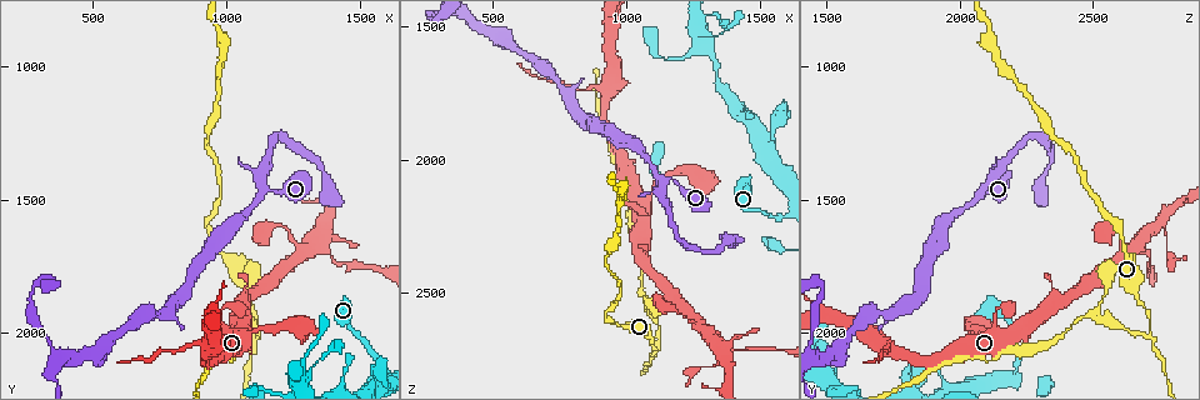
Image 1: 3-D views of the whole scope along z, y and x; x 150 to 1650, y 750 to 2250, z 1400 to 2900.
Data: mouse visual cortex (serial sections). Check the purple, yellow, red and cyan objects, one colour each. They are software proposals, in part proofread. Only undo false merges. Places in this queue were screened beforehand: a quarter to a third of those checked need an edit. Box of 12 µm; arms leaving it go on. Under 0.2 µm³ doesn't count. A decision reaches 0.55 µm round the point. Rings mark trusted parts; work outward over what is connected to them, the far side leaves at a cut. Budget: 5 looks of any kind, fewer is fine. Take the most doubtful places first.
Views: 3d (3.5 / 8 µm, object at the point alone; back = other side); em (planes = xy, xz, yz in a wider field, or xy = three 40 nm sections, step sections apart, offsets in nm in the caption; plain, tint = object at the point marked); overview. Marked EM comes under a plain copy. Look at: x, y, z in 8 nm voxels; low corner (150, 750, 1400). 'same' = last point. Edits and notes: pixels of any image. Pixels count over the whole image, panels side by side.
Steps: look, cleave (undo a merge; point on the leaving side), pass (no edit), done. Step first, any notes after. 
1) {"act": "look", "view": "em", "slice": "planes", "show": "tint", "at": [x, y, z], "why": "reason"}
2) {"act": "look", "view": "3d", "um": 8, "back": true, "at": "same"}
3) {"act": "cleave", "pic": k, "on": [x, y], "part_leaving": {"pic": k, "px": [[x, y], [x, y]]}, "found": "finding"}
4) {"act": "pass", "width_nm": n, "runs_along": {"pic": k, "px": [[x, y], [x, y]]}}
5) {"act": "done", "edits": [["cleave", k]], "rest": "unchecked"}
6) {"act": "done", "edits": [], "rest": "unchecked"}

{"act": "look", "view": "3d", "um": 3.5, "at": [1430, 1720, 2720], "why": "a narrow waist"}

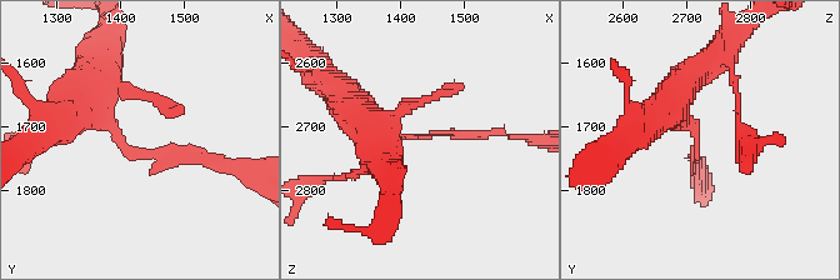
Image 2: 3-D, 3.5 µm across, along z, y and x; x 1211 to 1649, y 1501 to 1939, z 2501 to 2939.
{"act": "look", "view": "em", "slice": "xy", "step": 1, "show": "tint", "at": [1425, 1730, 2715], "arm_widths_nm": [150, 350], "why": "need the tissue"}

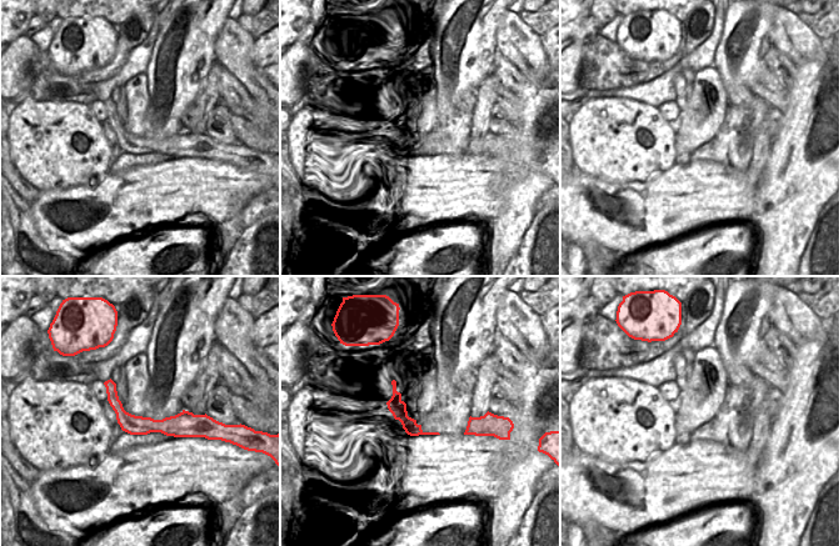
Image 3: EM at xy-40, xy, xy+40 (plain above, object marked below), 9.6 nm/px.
{"act": "pass", "runs_along": {"pic": 2, "px": [[71, 111], [129, 146], [216, 158]]}, "found": "all the same cell"}

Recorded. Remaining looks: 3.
{"act": "look", "view": "3d", "um": 3.5, "at": [1150, 1470, 2070], "why": "thin neck"}

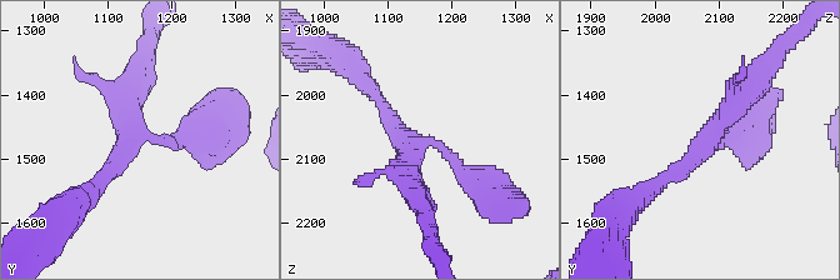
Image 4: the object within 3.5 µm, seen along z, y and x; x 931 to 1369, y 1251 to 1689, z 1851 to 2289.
{"act": "look", "view": "em", "slice": "planes", "show": "tint", "at": [1140, 1465, 2075], "arms": 3, "arm_widths_nm": [200, 250, 350]}

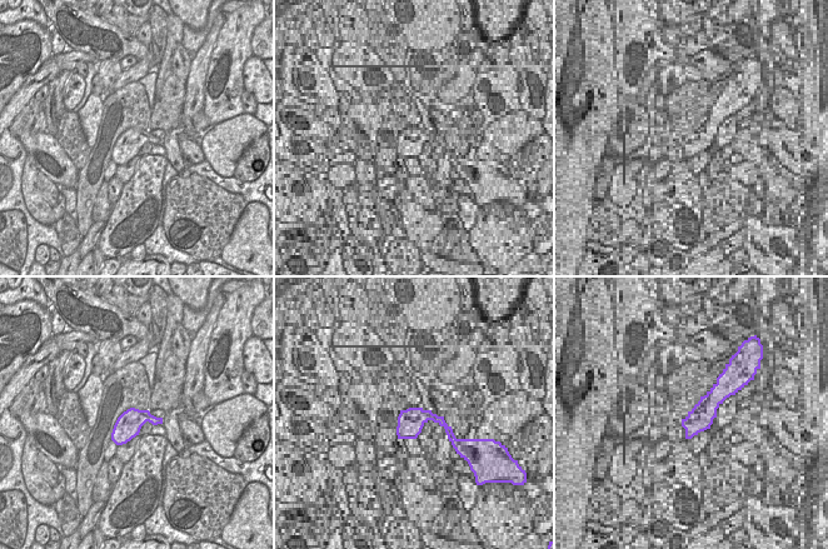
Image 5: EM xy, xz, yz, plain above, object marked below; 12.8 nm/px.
{"act": "pass", "runs_along": {"pic": 4, "px": [[484, 183], [430, 141], [404, 141], [373, 93]]}, "found": "all the same cell"}

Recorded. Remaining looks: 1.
{"act": "done", "edits": [], "rest": "unchecked"}

